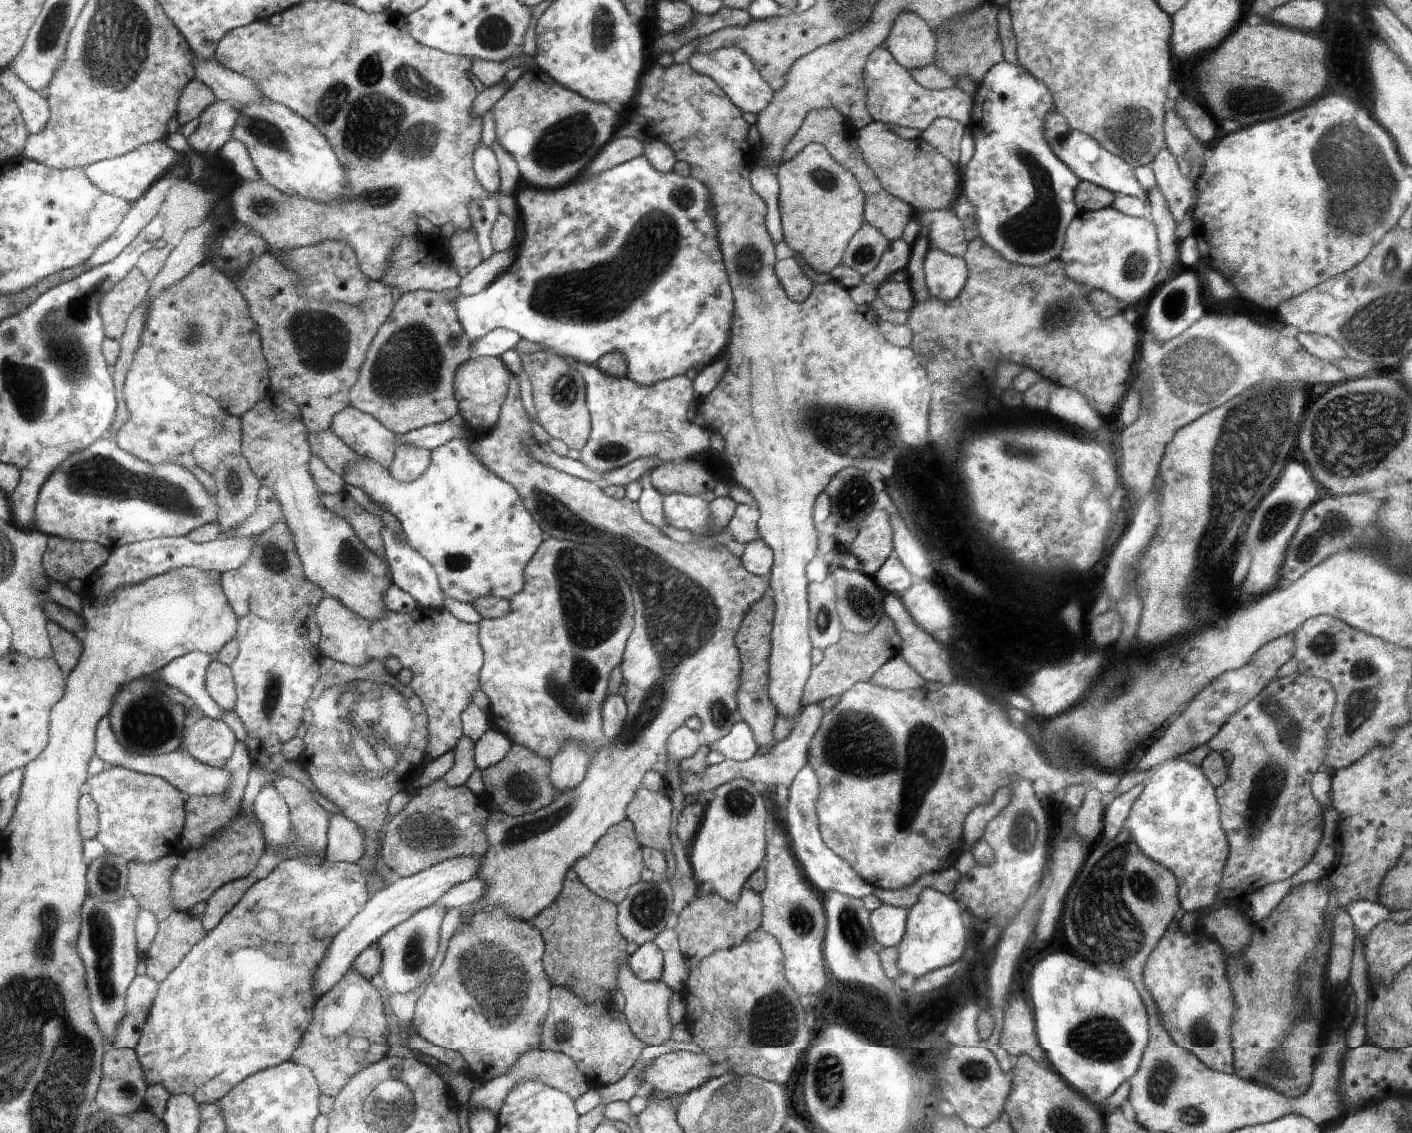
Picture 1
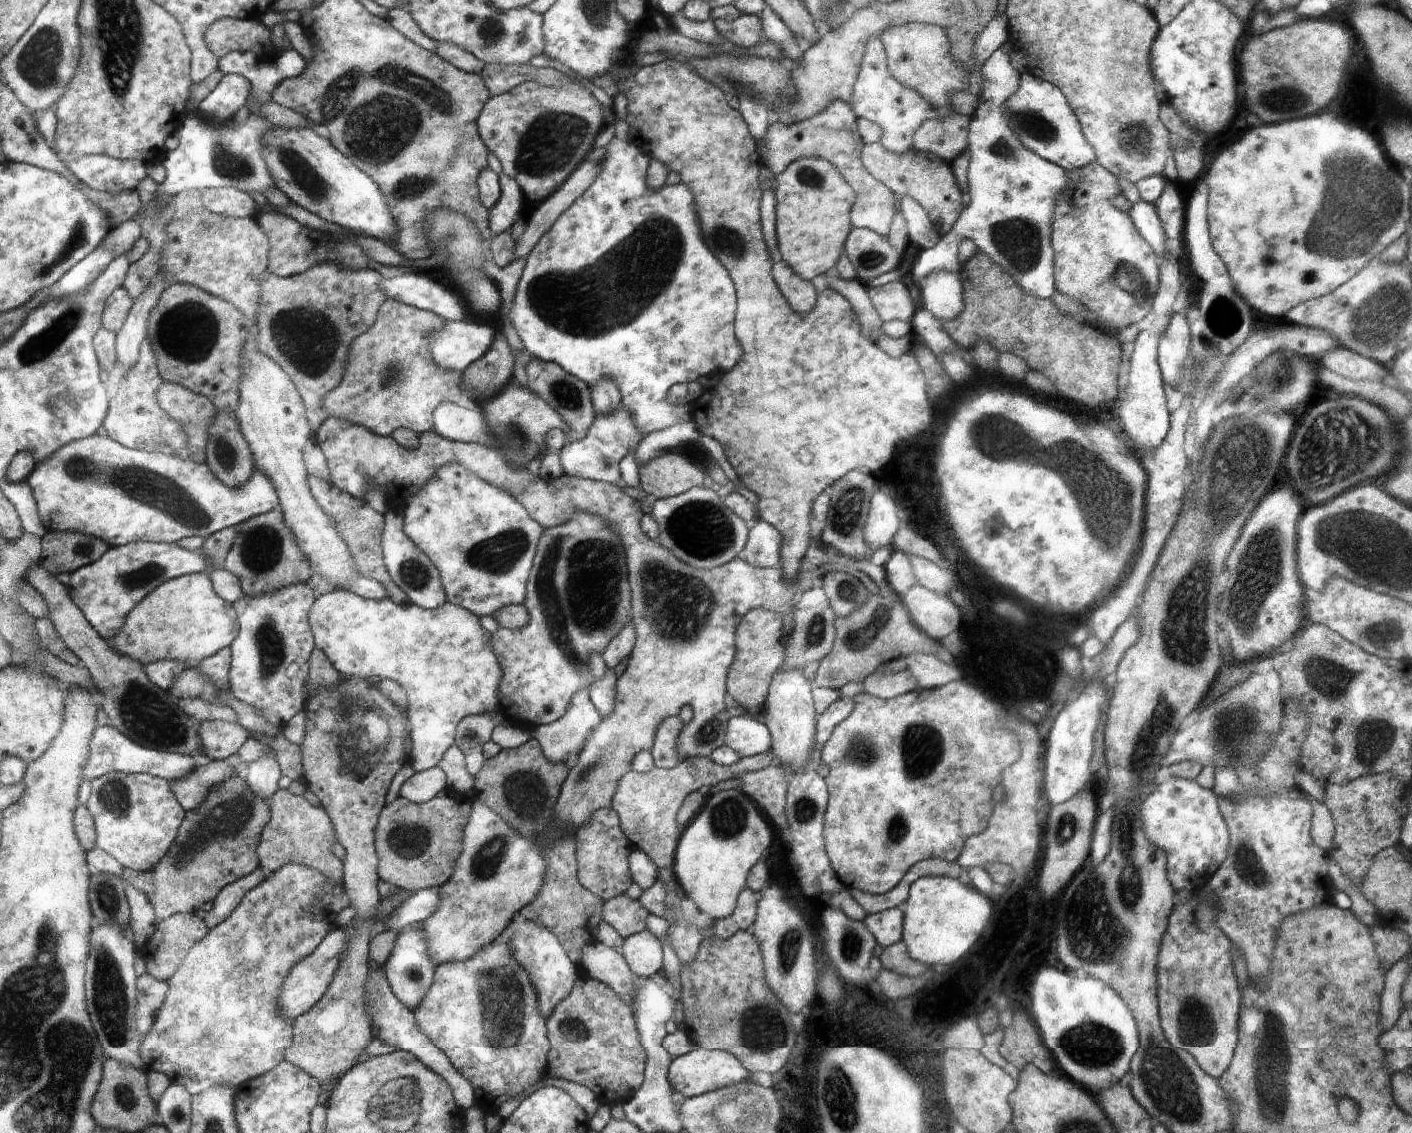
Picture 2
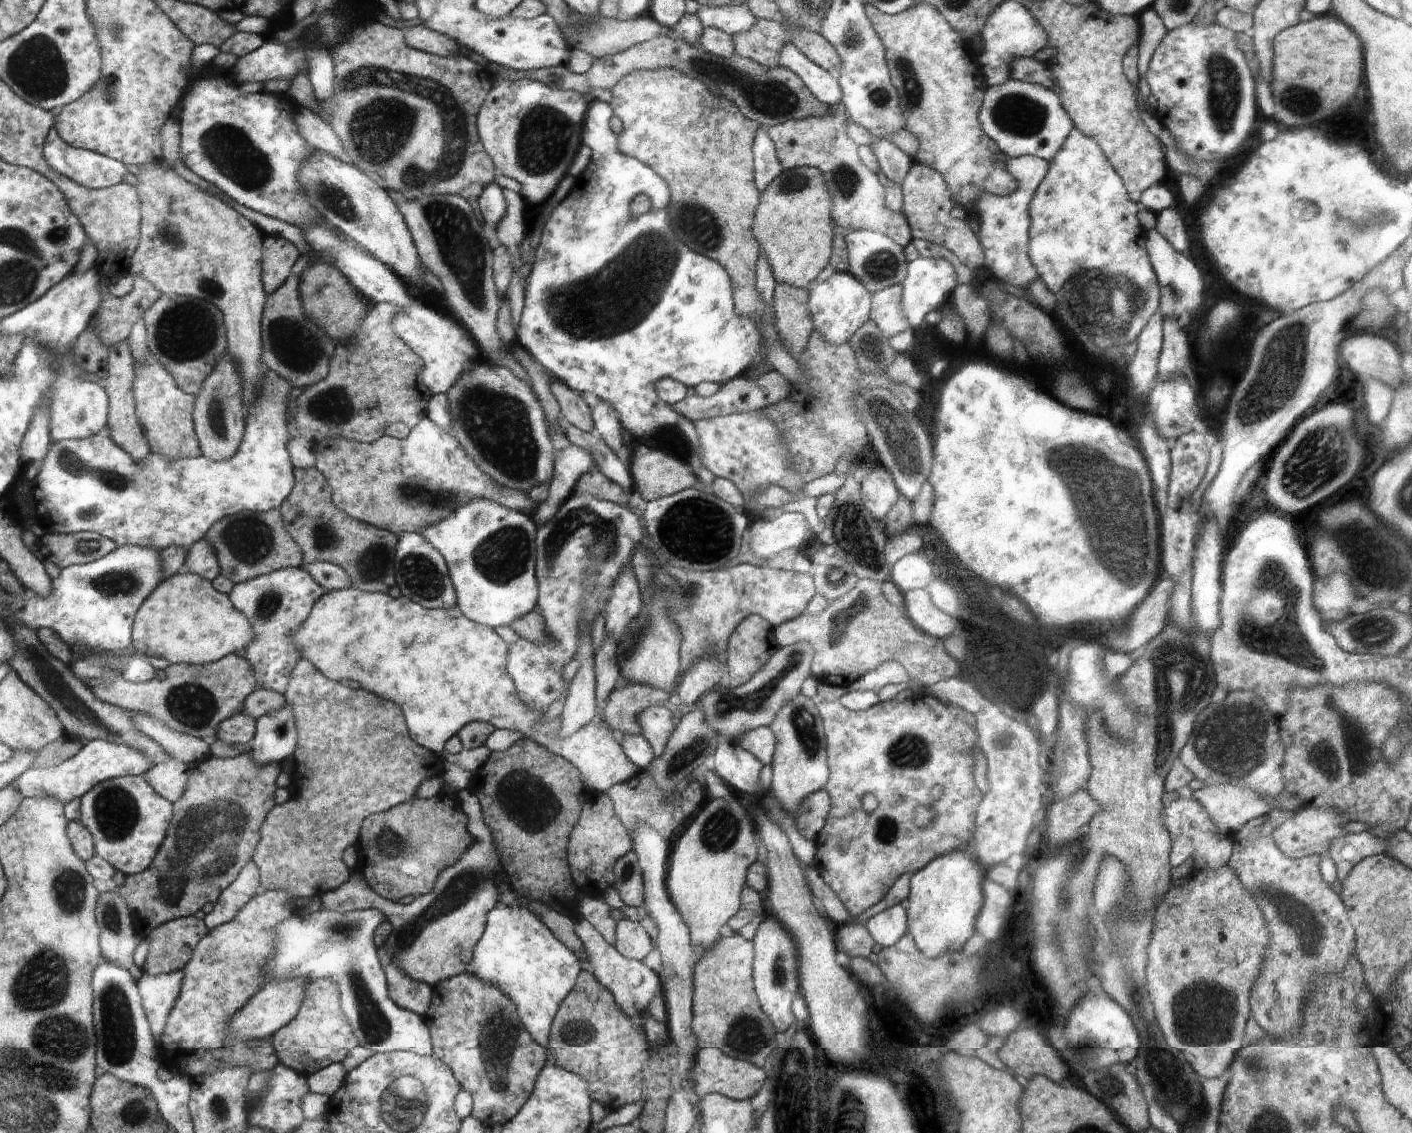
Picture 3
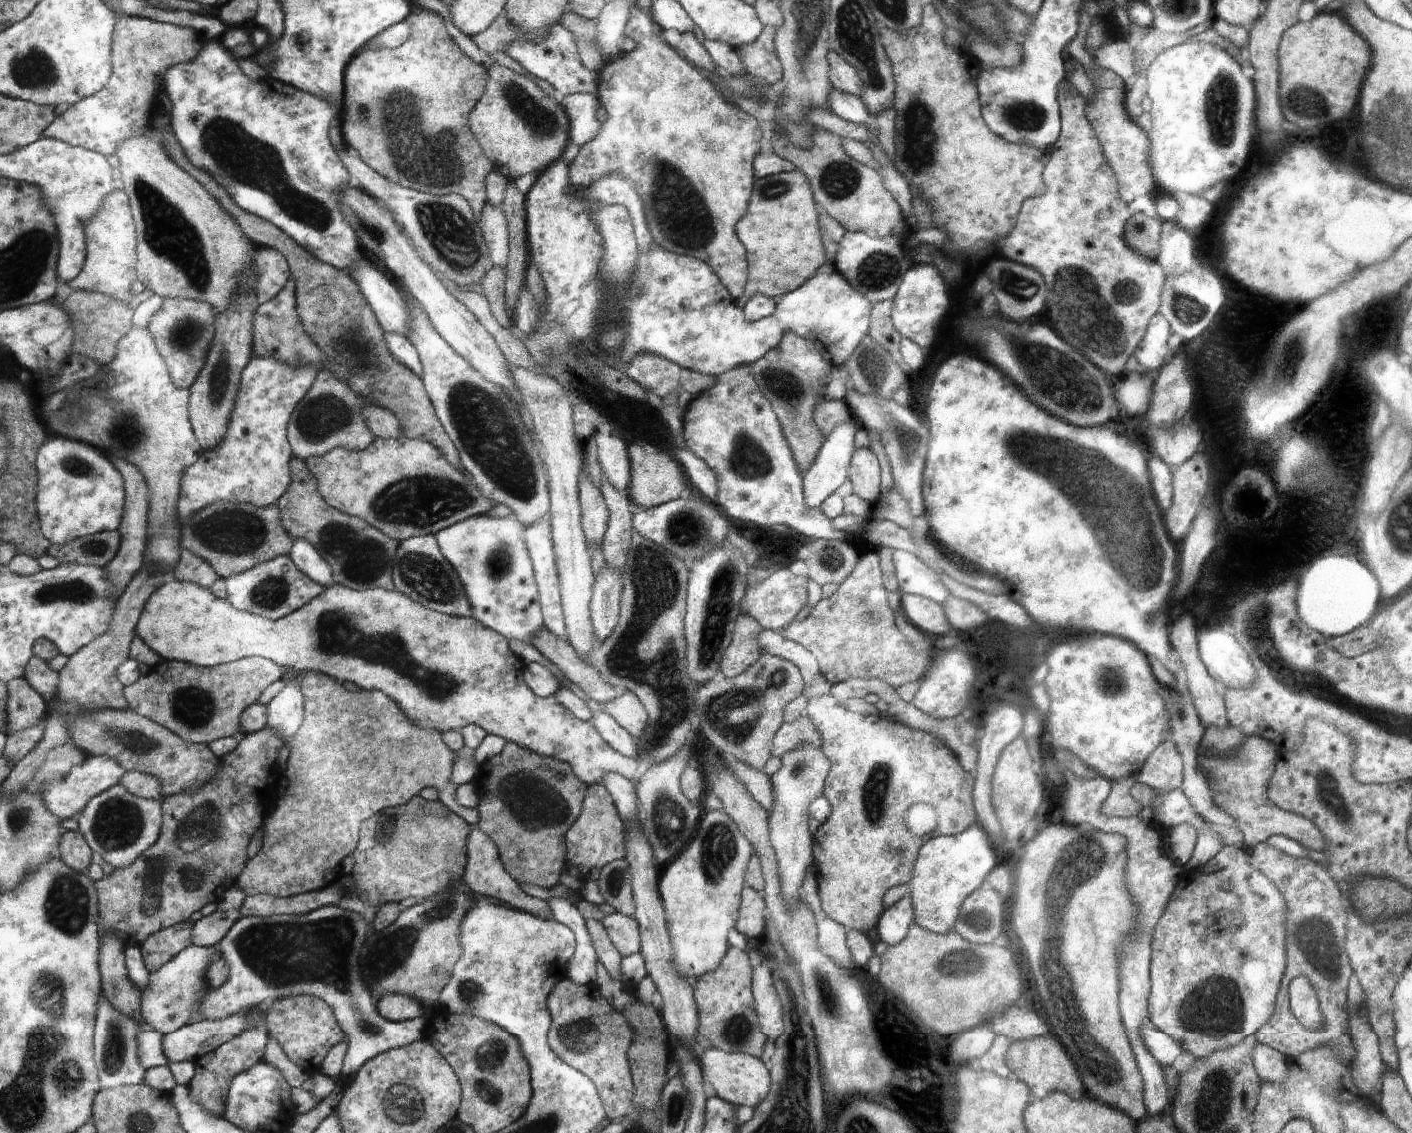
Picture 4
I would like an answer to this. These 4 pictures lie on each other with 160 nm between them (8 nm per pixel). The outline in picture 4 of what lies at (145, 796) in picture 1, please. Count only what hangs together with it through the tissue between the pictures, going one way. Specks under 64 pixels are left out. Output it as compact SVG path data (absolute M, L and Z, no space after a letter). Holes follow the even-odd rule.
M118 784L93 796L78 820L93 851L114 869L123 869L136 863L160 838L164 809L162 801L137 797Z

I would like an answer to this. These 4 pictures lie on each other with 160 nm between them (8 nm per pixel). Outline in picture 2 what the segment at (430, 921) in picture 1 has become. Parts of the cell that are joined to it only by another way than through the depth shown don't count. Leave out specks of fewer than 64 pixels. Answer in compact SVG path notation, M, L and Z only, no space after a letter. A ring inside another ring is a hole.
M413 925L411 930L398 933L390 958L385 962L384 970L394 996L397 996L406 1008L414 1010L424 1002L428 990L433 986L432 976L435 974L427 936L420 925Z

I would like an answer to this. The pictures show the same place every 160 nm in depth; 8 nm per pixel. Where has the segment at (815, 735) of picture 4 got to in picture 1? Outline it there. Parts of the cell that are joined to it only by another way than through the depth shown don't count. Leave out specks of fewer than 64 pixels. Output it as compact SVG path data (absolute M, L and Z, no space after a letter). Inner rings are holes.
M744 720L734 724L732 730L721 739L710 743L709 750L718 751L725 759L733 761L747 761L760 752L753 732Z

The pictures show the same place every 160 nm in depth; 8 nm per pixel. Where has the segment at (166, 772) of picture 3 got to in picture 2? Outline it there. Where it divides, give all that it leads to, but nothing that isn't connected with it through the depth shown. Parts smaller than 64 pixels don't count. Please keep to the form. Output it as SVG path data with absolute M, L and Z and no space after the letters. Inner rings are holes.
M238 755L219 761L211 760L206 766L196 767L186 778L172 782L174 788L178 788L176 792L186 813L195 811L205 801L210 789L238 776L234 770L237 760L240 760Z

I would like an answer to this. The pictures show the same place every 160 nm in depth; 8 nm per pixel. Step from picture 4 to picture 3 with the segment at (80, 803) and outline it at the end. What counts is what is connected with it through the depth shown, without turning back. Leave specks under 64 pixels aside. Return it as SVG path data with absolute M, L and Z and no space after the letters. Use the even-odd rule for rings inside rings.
M96 739L92 740L80 754L64 761L61 765L56 766L56 768L44 768L43 764L40 764L40 768L34 768L33 766L32 770L22 774L20 780L16 780L16 782L19 791L25 797L50 795L51 797L62 799L67 804L70 800L74 800L74 798L82 798L90 792L90 787L105 780L124 775L138 775L142 777L152 765L154 763L150 763L148 758L144 754L135 751L135 748L128 745L119 745L106 739Z

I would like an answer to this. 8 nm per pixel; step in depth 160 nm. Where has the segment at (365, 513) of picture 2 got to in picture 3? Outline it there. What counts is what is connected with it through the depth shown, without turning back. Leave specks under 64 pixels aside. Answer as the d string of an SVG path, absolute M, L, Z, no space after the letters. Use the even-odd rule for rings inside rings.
M315 466L295 468L293 492L281 504L279 511L286 528L304 553L304 563L325 562L343 568L353 580L355 589L369 593L384 593L397 599L402 596L397 583L393 559L396 558L398 535L357 518L351 517L334 502L331 486Z

